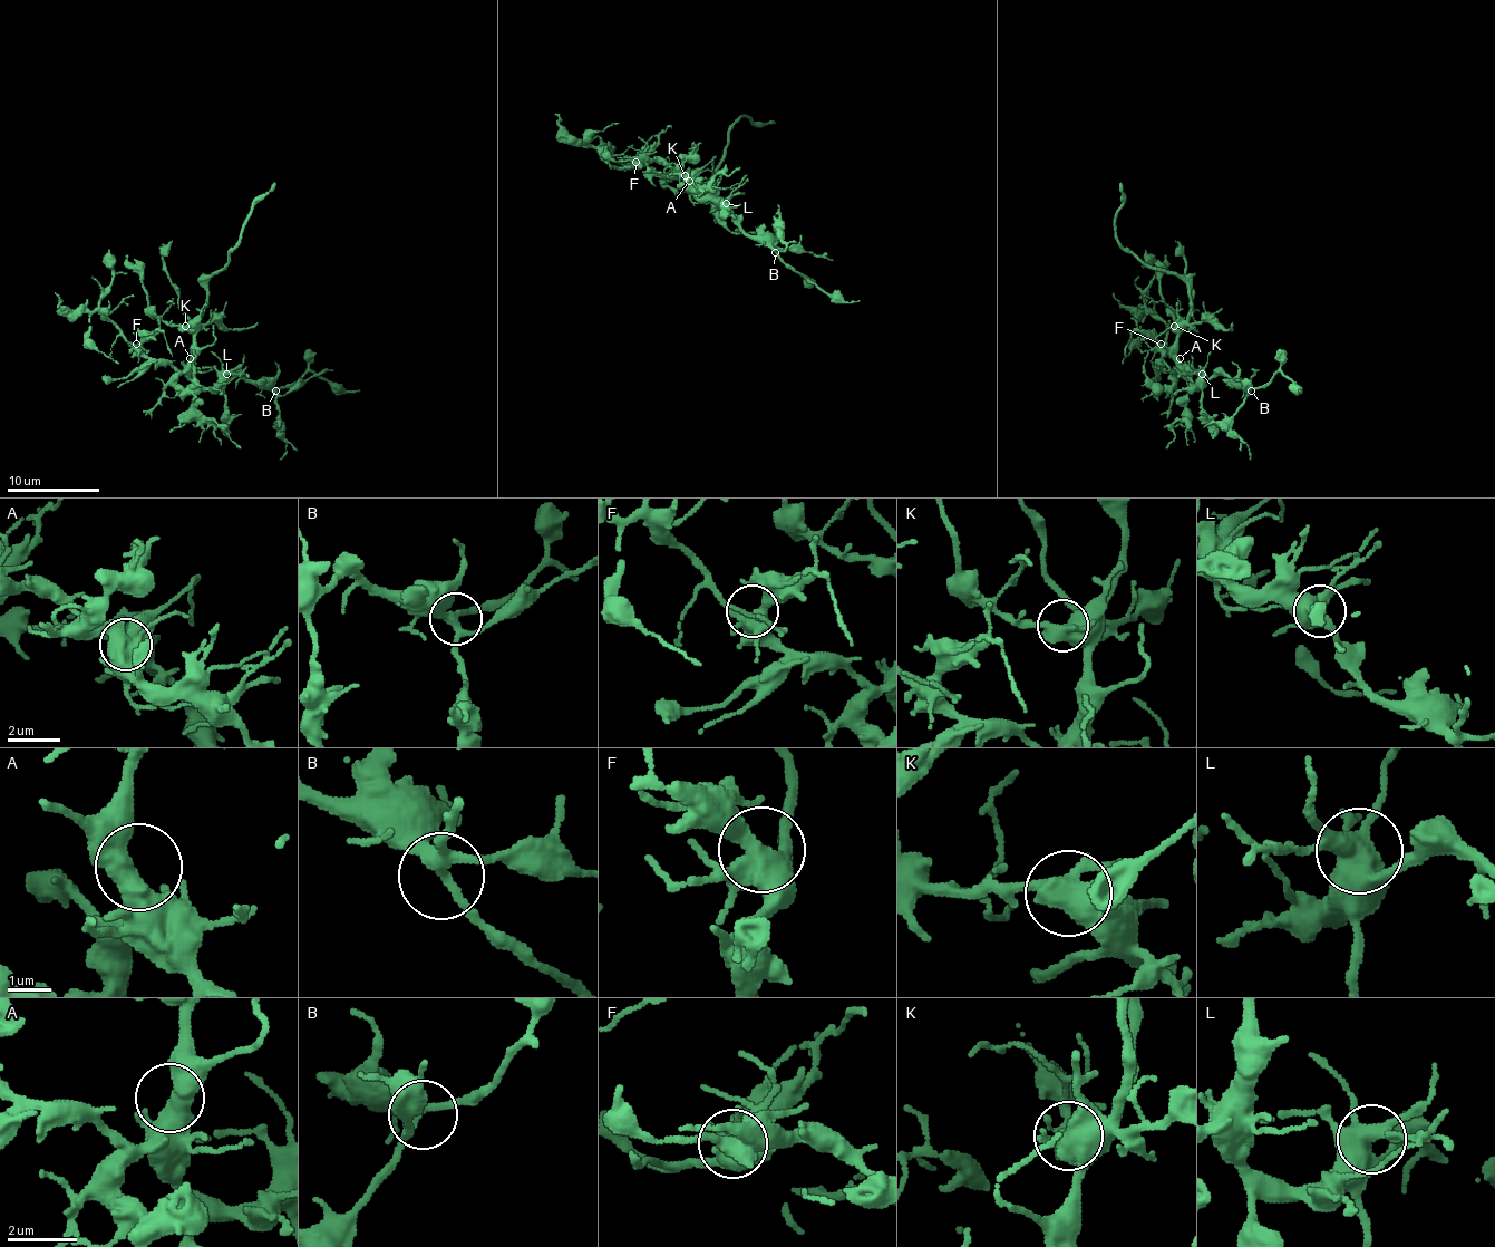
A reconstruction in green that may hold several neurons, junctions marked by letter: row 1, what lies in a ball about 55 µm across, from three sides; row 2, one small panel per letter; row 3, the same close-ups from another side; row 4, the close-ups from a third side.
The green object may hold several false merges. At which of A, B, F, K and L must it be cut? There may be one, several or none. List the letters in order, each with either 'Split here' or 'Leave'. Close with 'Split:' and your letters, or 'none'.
A: Leave
B: Leave
F: Leave
K: Leave
L: Leave
Split: none

